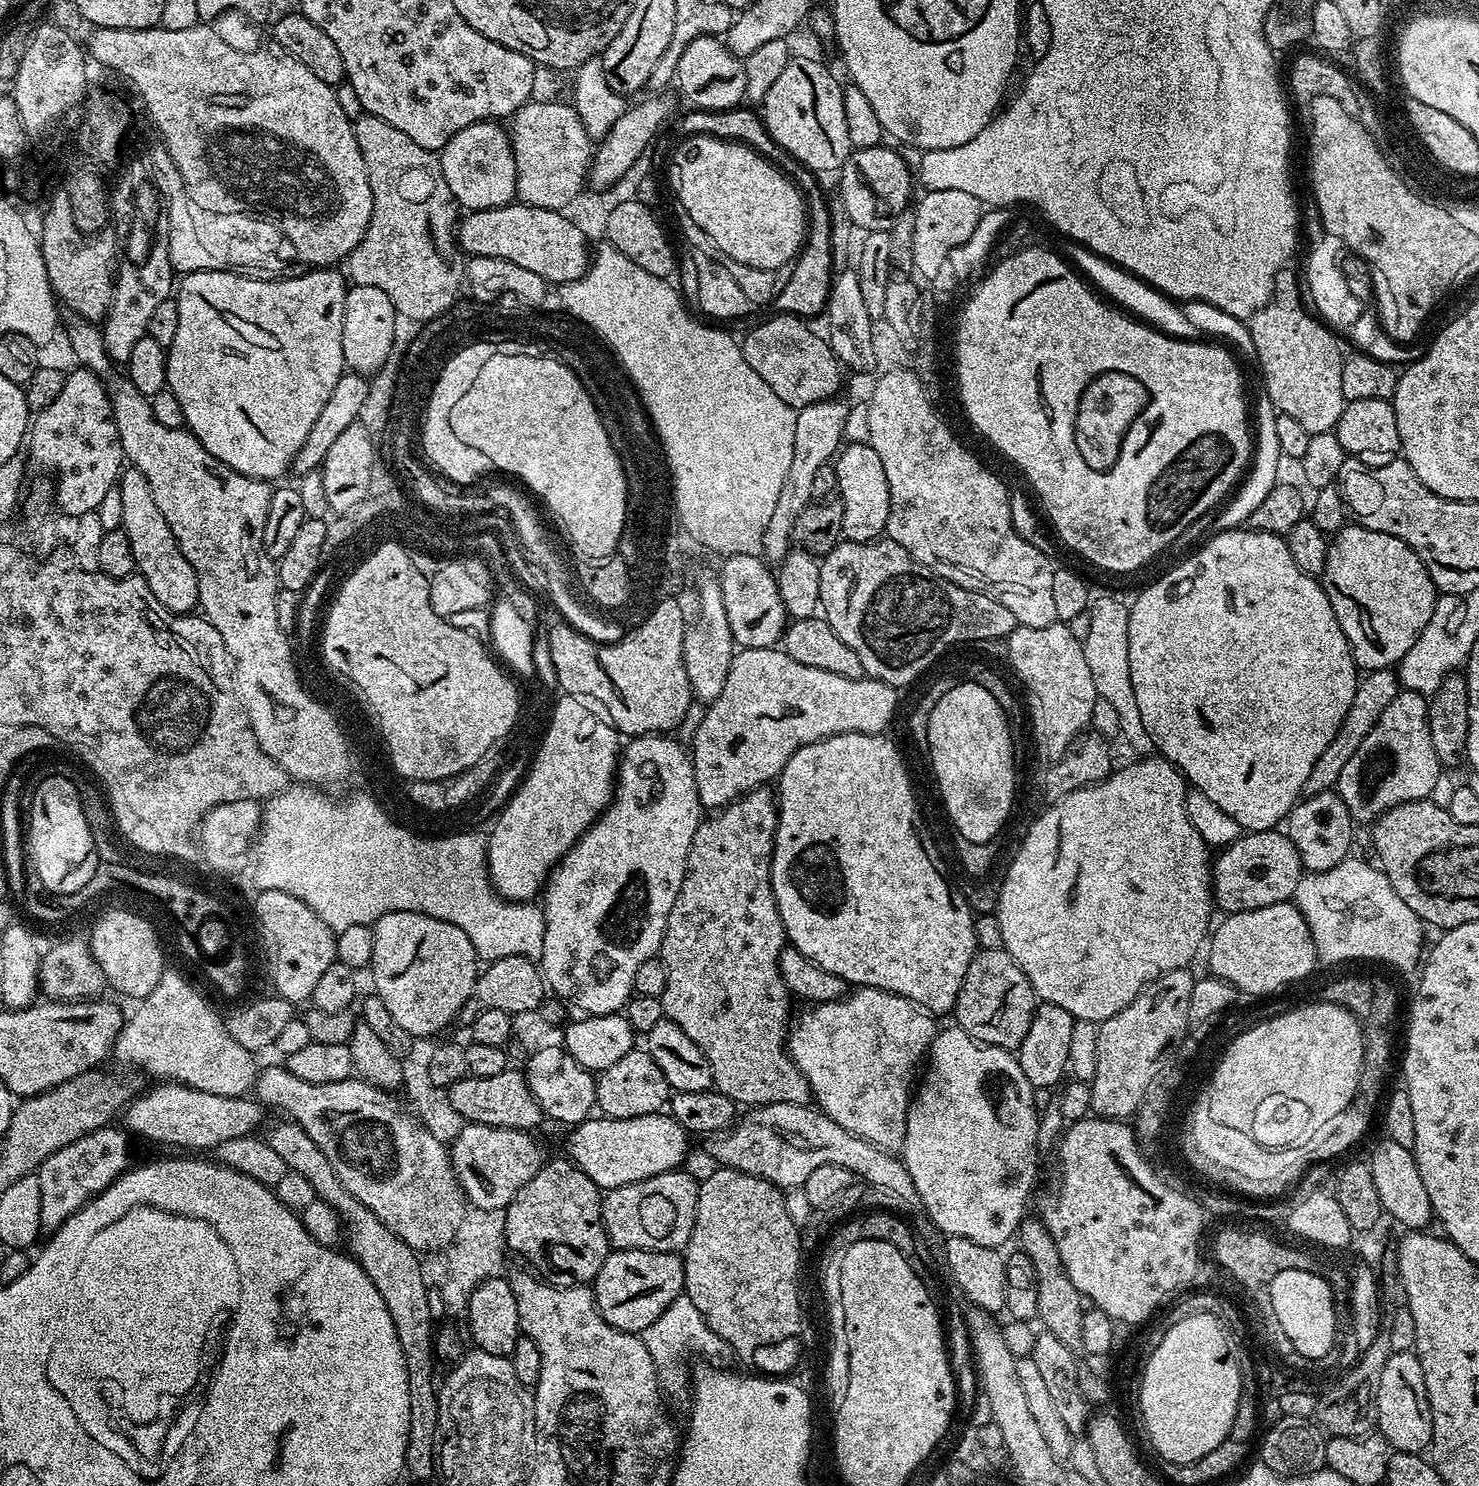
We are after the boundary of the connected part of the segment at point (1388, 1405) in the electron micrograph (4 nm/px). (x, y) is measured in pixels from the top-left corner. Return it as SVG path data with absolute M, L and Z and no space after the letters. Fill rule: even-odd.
M1415 1351L1393 1352L1384 1364L1382 1378L1378 1378L1376 1428L1379 1435L1386 1438L1389 1449L1397 1452L1415 1452L1420 1454L1431 1445L1432 1411L1430 1410L1430 1398L1426 1394L1426 1382L1422 1378L1422 1366L1418 1362Z

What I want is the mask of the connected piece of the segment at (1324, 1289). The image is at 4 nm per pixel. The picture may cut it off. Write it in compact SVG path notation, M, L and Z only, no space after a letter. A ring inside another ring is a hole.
M1282 1270L1270 1283L1269 1292L1274 1315L1294 1351L1310 1362L1323 1361L1324 1356L1333 1351L1338 1344L1335 1332L1335 1302L1328 1281L1306 1270Z

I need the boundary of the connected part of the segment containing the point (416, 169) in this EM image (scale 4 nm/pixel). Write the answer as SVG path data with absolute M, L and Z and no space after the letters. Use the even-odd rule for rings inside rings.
M361 114L355 117L352 125L354 130L354 138L358 142L358 150L362 154L362 162L364 169L368 175L370 182L370 190L372 191L372 217L368 223L368 228L364 231L362 242L358 242L358 246L349 254L346 267L346 276L352 284L358 286L374 286L378 290L382 290L382 294L386 294L386 298L390 298L390 302L394 302L397 313L401 317L404 316L408 320L420 320L419 322L427 322L438 319L445 312L451 310L453 304L461 299L460 294L466 284L466 256L460 251L458 243L458 205L454 194L450 190L450 186L446 186L446 174L442 174L442 166L440 165L439 155L430 150L426 150L422 146L418 146L418 142L414 142L414 138L410 138L407 134L402 134L402 130L397 130L395 126L390 126L390 122L382 122L382 118Z

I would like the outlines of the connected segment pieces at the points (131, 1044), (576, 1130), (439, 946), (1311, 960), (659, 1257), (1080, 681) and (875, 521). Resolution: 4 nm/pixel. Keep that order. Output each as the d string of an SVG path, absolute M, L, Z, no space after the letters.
M167 970L158 978L158 986L150 990L145 1000L139 1001L136 1008L124 1021L124 1028L118 1034L111 1055L117 1056L124 1064L132 1068L141 1068L152 1076L160 1076L161 1081L184 1084L194 1090L202 1090L206 1094L222 1094L223 1096L242 1096L253 1091L258 1075L257 1057L248 1052L234 1038L230 1038L225 1021L210 1005L204 1001L204 992L195 989L191 979L179 976L176 970Z
M658 1111L638 1118L596 1119L583 1120L571 1129L567 1155L602 1190L630 1186L654 1178L654 1174L677 1171L683 1165L680 1163L688 1152L690 1136L671 1114Z
M391 912L378 918L371 925L374 938L374 954L370 965L372 984L375 995L386 1002L386 1010L413 1037L433 1037L448 1023L459 1017L463 1003L470 996L478 975L478 957L470 938L462 934L458 926L450 926L450 922L430 918L421 912Z
M1295 903L1245 908L1243 912L1225 915L1223 919L1220 925L1215 925L1207 941L1208 964L1212 967L1209 968L1211 975L1230 982L1237 993L1268 996L1310 975L1312 967L1318 964L1310 926L1306 918L1302 918Z
M613 1249L592 1281L596 1308L603 1320L623 1332L642 1334L661 1317L670 1302L683 1293L685 1268L679 1253Z
M1057 622L1050 626L1019 625L1006 638L1008 644L1008 661L1016 671L1018 679L1028 691L1026 712L1032 715L1032 740L1036 743L1036 752L1047 762L1055 762L1076 743L1084 728L1092 720L1092 711L1098 705L1094 674L1090 674L1090 665L1086 662L1083 643L1074 638L1067 623Z
M848 442L839 449L834 460L836 472L836 489L842 502L842 536L844 540L868 544L871 540L879 540L885 535L890 518L890 482L886 482L886 469L882 466L882 458L878 458L878 450L874 450L867 442Z

